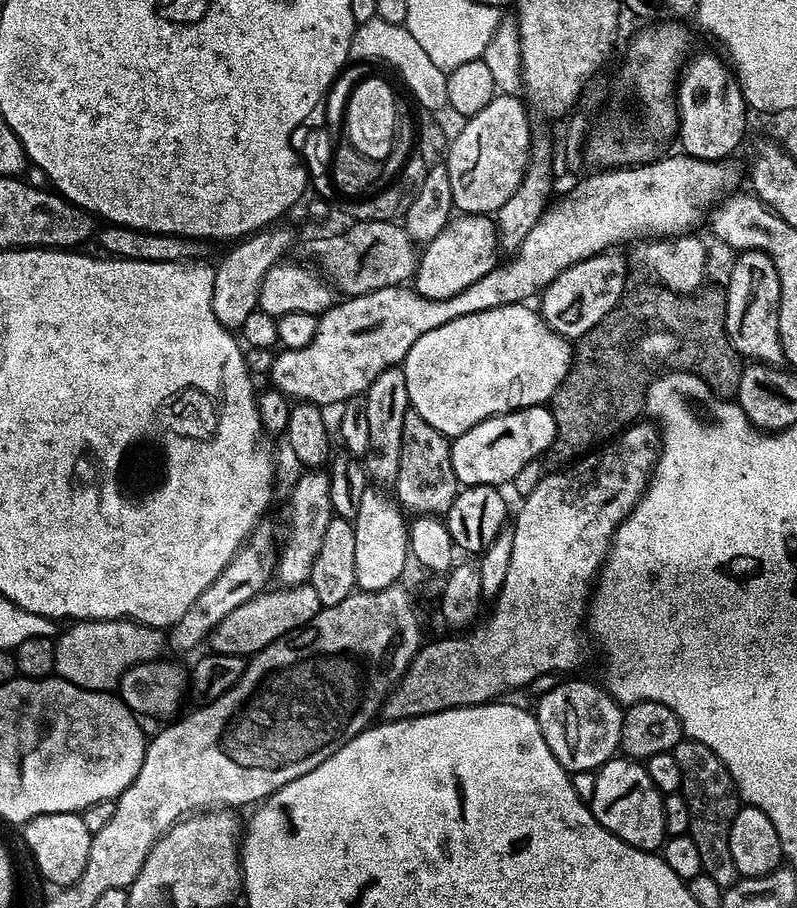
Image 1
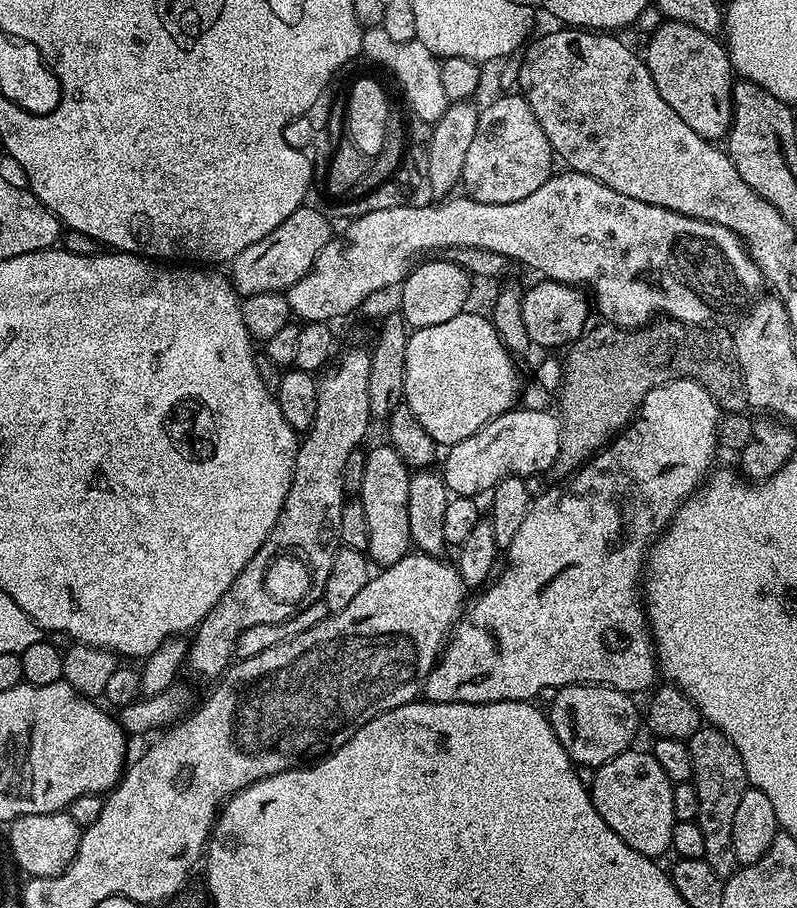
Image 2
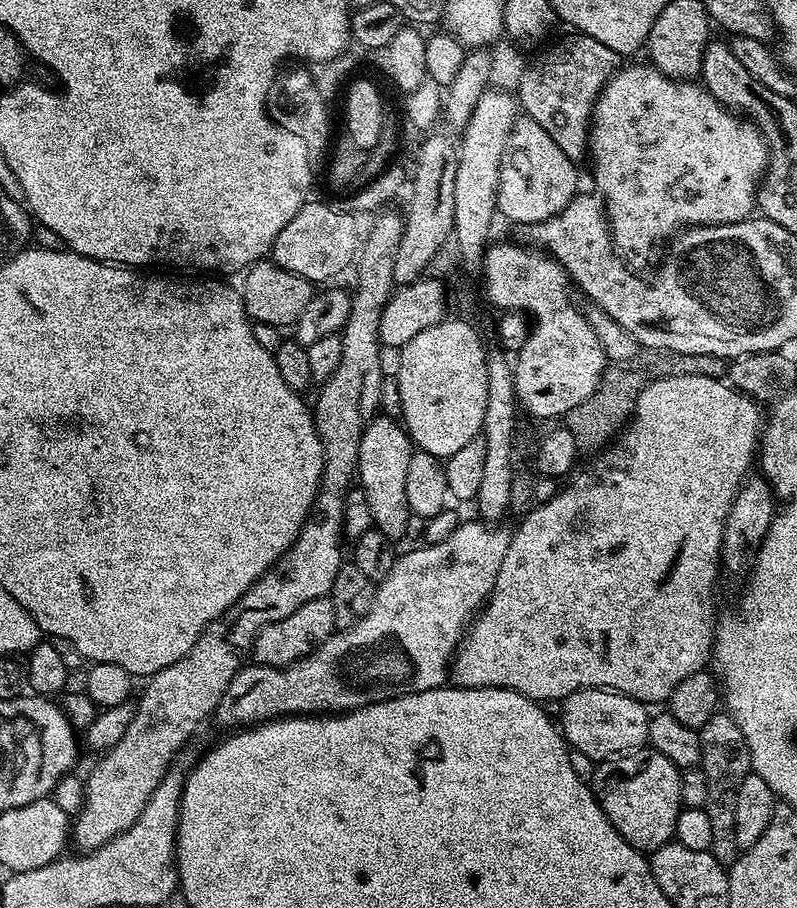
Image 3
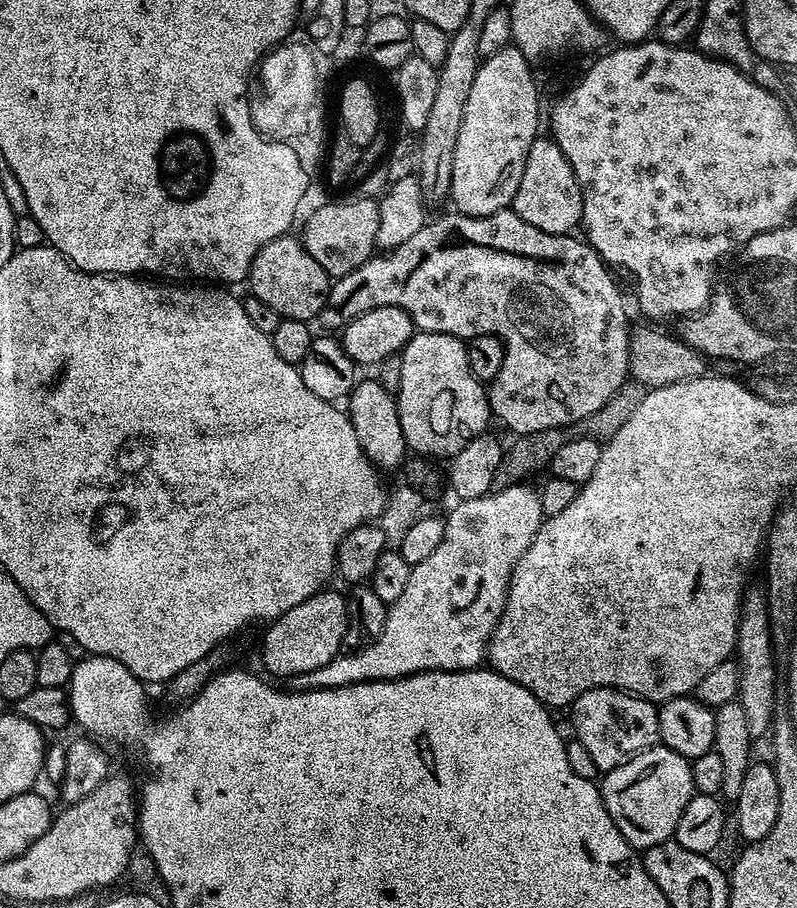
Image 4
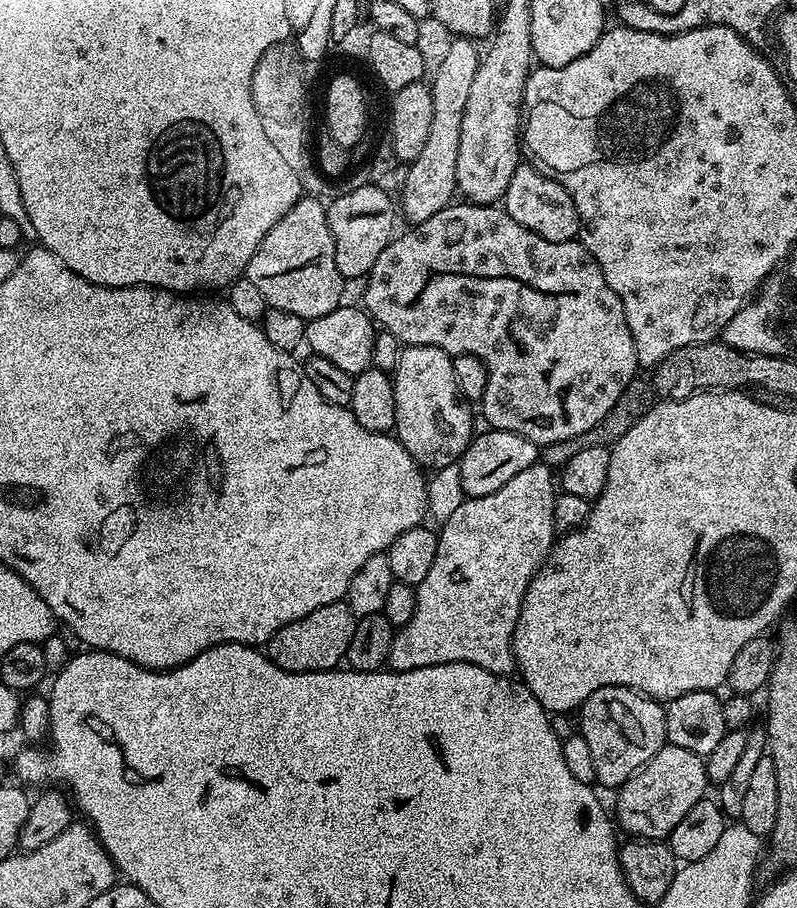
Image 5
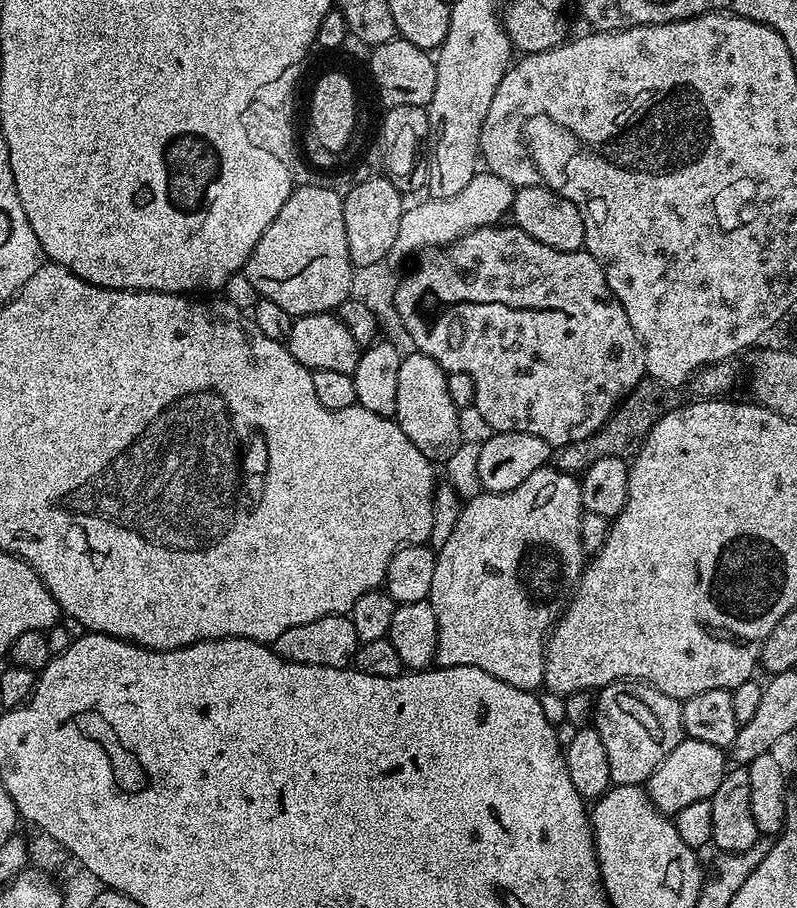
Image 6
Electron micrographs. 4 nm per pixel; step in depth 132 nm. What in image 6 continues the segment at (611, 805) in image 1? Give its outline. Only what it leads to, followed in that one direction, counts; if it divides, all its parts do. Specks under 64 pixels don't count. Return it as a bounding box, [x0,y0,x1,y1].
[646,738,726,814]

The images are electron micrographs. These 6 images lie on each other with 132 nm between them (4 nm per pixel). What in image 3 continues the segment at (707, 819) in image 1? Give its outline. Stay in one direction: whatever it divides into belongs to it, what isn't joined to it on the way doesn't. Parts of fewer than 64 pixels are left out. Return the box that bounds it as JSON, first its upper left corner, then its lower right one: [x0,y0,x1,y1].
[698,710,752,866]

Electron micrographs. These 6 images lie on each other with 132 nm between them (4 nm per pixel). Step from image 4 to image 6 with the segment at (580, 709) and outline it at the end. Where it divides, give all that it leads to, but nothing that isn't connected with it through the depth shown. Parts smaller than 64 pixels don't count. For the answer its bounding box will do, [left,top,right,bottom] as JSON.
[594,680,685,785]

